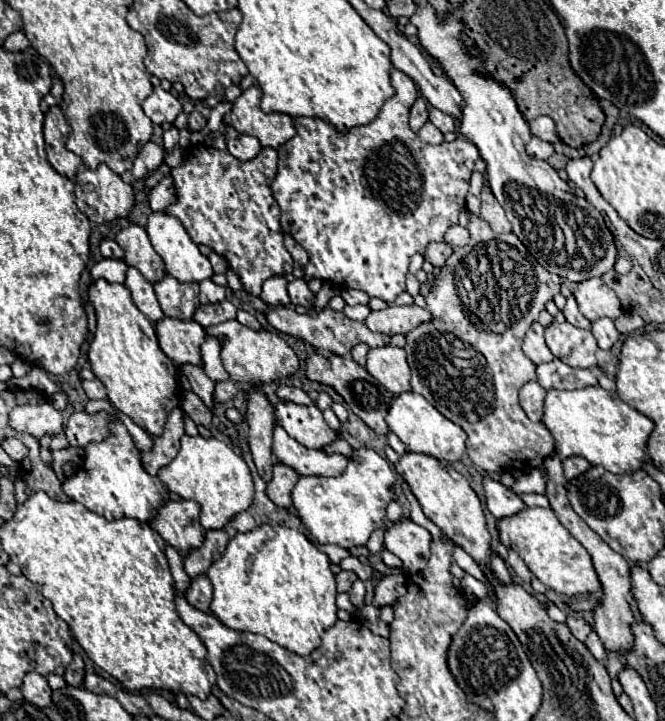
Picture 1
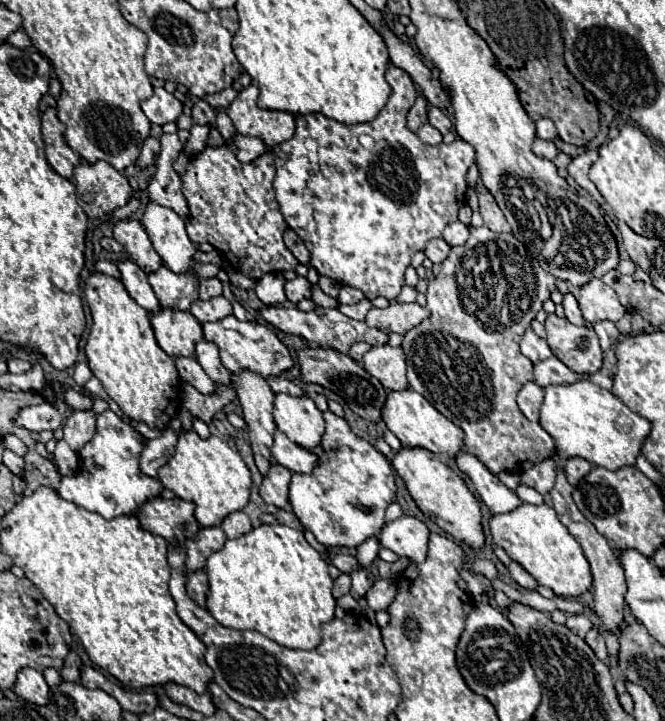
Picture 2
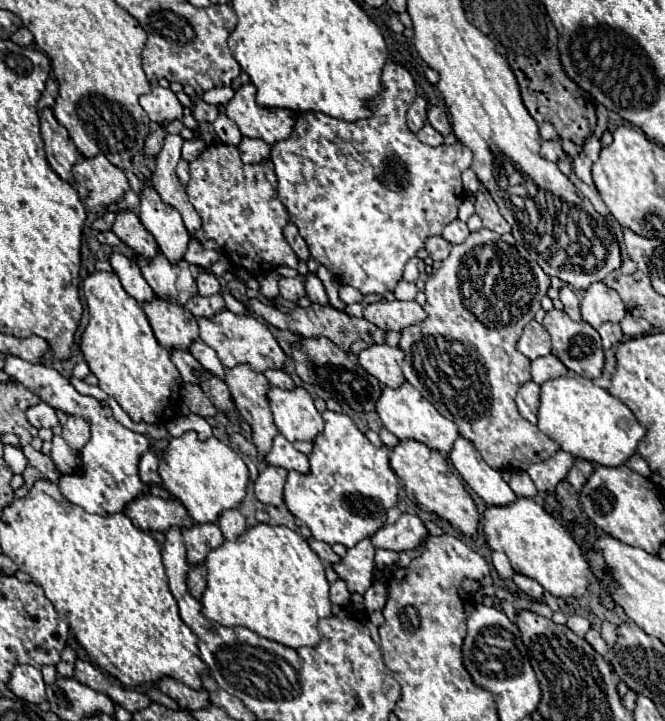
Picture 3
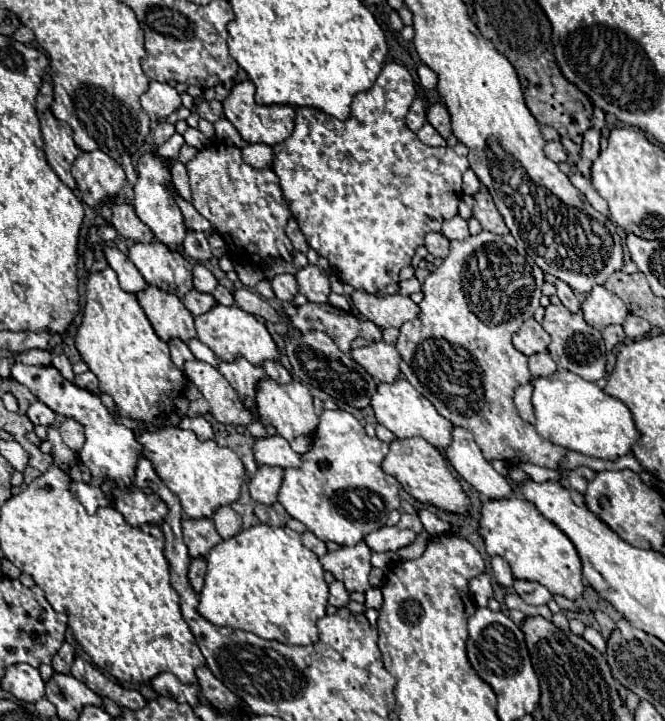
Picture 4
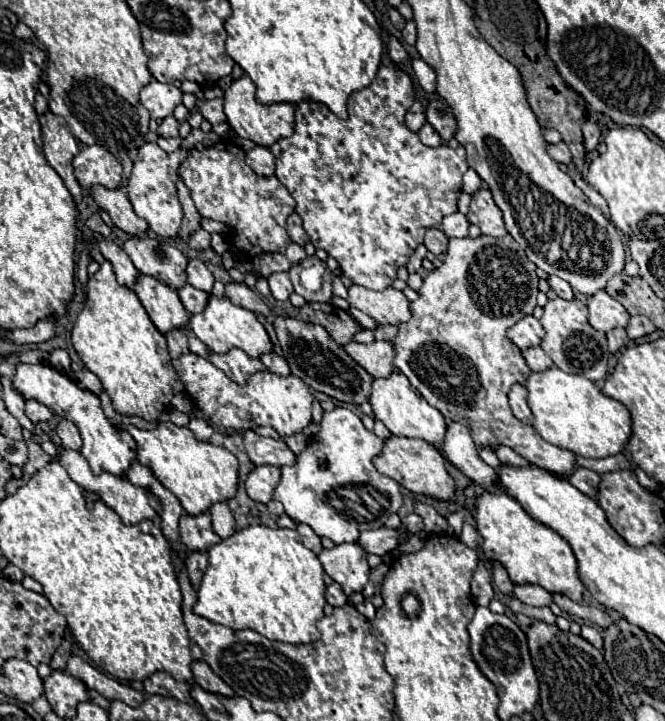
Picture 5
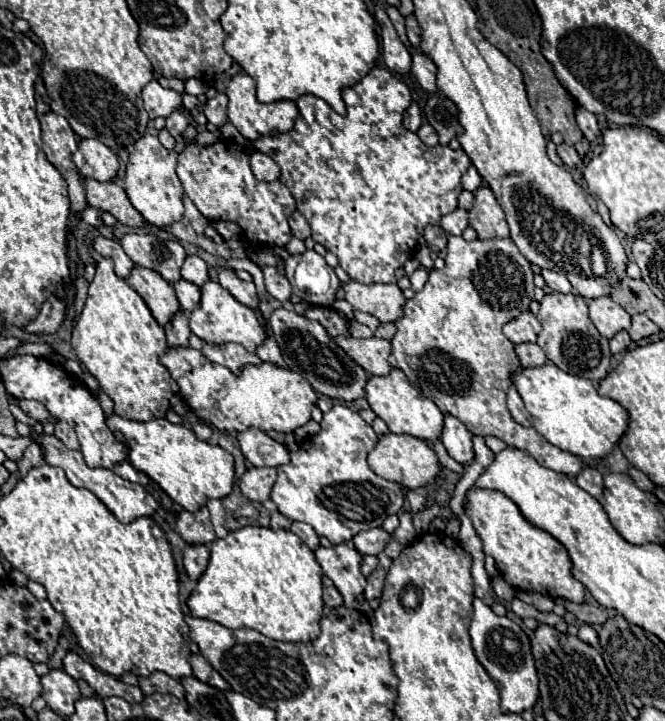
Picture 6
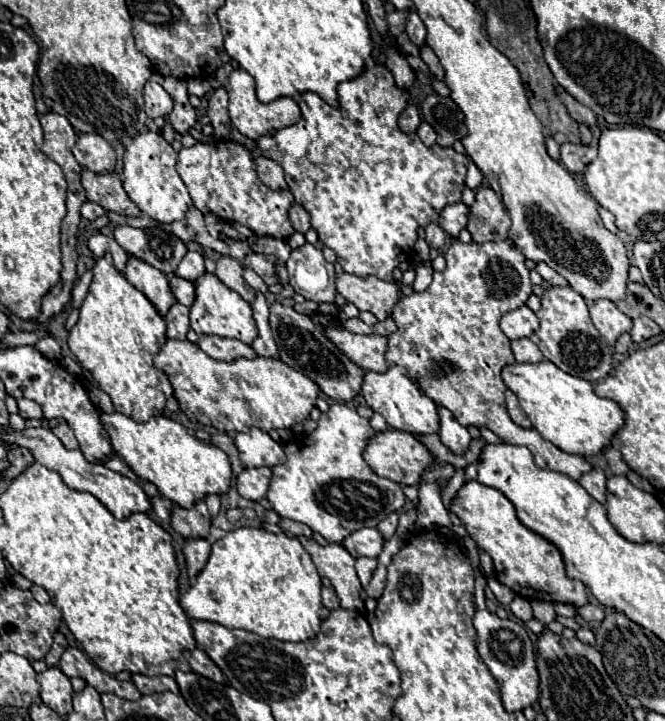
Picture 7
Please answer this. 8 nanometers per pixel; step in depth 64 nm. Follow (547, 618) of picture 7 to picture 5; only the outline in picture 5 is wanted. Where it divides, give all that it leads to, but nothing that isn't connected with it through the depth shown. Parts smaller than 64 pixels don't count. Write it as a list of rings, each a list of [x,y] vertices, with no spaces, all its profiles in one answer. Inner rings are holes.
[[[516,586],[514,596],[528,606],[550,606],[552,604],[552,594],[542,590],[540,586]]]

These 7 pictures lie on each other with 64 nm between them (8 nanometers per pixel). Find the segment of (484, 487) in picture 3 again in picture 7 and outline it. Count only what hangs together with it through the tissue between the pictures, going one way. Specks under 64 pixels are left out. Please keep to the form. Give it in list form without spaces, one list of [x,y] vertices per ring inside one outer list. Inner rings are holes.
[[[438,408],[438,416],[440,416],[440,430],[438,436],[442,440],[444,446],[448,446],[454,454],[464,454],[468,450],[468,444],[472,440],[470,432],[452,416],[450,410],[446,408]]]

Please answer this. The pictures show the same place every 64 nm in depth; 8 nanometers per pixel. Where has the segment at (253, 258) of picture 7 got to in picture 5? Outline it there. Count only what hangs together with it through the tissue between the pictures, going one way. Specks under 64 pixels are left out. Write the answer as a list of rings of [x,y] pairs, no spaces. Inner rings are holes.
[[[274,272],[268,276],[268,286],[270,292],[276,300],[288,300],[288,296],[292,294],[292,286],[290,286],[290,278],[288,272]]]

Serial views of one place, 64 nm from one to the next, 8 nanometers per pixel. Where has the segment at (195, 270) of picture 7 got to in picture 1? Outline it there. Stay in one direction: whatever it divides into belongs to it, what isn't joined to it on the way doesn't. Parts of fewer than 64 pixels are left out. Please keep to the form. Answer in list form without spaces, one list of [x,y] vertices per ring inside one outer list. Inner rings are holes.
[[[202,280],[200,282],[200,294],[198,294],[202,304],[210,304],[210,302],[222,302],[224,296],[224,286],[214,284],[212,280]]]

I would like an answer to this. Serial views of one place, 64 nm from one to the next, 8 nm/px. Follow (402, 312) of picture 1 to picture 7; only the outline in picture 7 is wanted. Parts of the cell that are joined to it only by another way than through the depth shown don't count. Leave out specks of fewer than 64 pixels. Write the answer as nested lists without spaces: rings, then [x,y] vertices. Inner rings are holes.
[[[336,272],[336,290],[358,310],[368,310],[378,320],[388,318],[390,310],[400,298],[398,286],[394,282],[384,282],[376,276],[362,278],[346,272]]]

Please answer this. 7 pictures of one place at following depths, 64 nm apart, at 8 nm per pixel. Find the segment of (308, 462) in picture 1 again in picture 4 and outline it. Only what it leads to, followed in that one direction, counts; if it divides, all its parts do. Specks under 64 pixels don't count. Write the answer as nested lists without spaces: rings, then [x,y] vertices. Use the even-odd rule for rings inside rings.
[[[268,436],[268,438],[254,438],[254,458],[258,464],[268,466],[300,466],[300,454],[296,454],[290,444],[282,436]]]

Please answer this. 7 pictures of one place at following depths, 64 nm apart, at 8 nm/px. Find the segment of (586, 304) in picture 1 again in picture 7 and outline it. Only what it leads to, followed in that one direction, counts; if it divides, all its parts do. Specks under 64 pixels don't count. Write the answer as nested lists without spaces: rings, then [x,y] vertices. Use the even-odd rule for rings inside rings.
[[[596,300],[590,306],[590,318],[610,346],[614,346],[616,340],[624,332],[630,332],[630,328],[632,328],[632,320],[626,314],[622,314],[616,308],[616,304],[610,300]]]

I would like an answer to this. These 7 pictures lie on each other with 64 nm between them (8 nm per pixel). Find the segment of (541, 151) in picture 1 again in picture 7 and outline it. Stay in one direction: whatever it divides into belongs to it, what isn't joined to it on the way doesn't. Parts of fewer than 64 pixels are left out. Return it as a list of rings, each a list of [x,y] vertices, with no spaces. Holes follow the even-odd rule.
[[[570,142],[562,144],[560,152],[562,152],[562,164],[574,174],[582,174],[586,166],[592,162],[592,158],[596,156],[596,150],[592,146],[570,144]]]

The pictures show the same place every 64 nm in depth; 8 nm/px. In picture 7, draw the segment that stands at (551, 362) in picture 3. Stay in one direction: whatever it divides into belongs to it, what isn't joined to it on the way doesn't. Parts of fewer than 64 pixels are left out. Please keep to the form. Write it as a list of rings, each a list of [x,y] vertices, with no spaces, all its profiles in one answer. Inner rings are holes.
[[[520,338],[512,342],[512,352],[518,362],[540,362],[542,352],[530,338]]]

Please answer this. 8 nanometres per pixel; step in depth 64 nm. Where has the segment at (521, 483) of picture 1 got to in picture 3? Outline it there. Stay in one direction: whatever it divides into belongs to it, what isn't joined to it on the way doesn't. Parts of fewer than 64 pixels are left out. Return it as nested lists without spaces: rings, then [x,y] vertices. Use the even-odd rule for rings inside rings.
[[[560,450],[554,458],[550,458],[550,460],[546,460],[546,462],[530,464],[526,472],[528,472],[528,476],[532,478],[532,482],[536,484],[538,492],[540,492],[540,494],[546,494],[546,492],[554,490],[558,482],[566,480],[566,474],[568,474],[568,470],[572,468],[572,464],[574,464],[576,460],[578,460],[576,456]]]

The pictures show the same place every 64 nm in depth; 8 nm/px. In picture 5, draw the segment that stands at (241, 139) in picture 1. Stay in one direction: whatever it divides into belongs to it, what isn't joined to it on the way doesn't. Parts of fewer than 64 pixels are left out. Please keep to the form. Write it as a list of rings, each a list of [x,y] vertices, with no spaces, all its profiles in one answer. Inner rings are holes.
[[[256,146],[250,152],[246,152],[246,164],[258,176],[274,176],[274,156],[264,146]]]

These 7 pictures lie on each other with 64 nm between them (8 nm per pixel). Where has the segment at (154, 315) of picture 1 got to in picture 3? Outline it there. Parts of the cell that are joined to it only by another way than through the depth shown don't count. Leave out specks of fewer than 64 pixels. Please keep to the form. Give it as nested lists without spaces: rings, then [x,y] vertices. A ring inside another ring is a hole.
[[[112,252],[110,254],[110,266],[118,274],[122,288],[132,298],[136,298],[140,304],[154,298],[154,292],[150,290],[150,286],[146,286],[146,280],[142,278],[142,272],[138,270],[138,264],[134,260],[128,260],[126,256]]]

